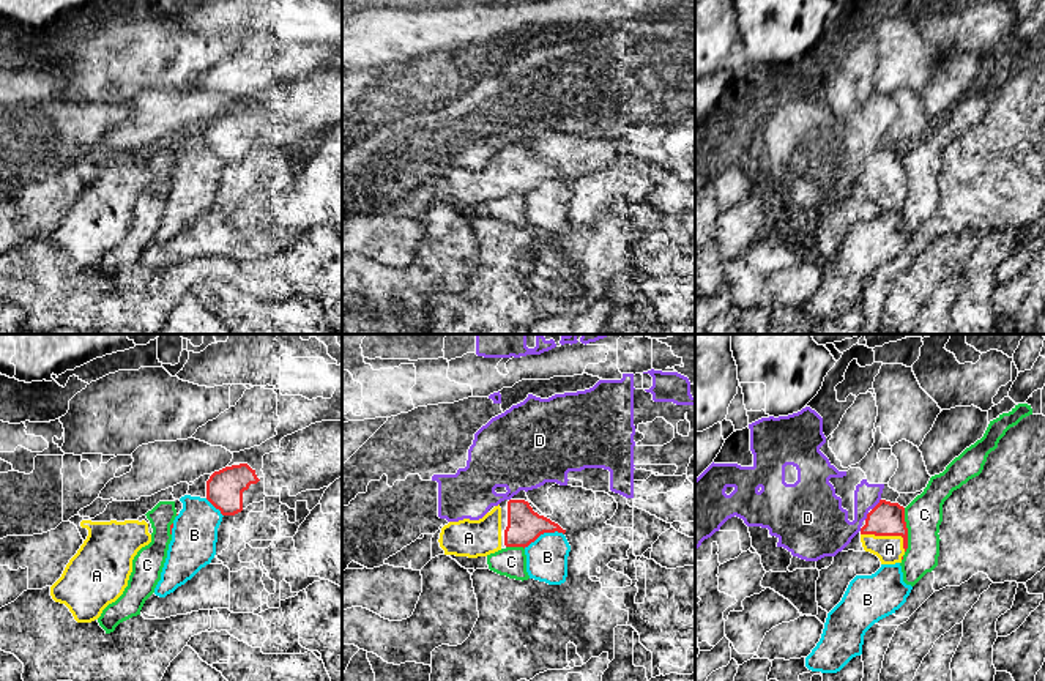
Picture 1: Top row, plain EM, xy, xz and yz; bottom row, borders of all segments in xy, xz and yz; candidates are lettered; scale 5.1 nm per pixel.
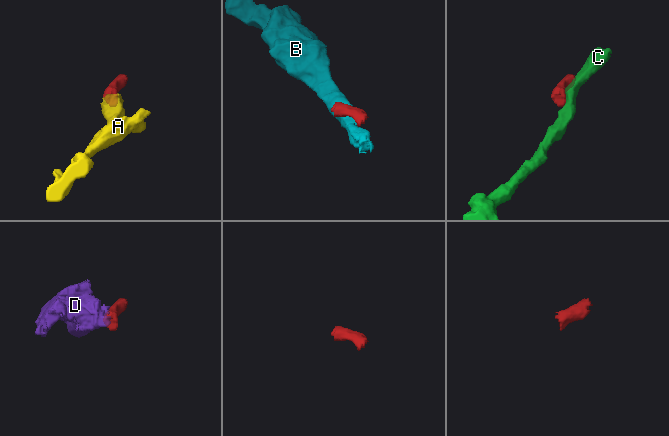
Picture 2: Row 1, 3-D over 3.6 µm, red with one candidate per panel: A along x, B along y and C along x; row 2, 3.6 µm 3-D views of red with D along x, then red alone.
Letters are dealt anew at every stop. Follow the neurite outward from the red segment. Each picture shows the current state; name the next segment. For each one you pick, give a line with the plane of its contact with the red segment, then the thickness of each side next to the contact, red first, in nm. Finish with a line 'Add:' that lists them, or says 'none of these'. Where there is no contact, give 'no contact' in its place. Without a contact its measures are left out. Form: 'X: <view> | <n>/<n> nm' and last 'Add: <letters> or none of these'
A: yz | 180/140 nm
Add: A

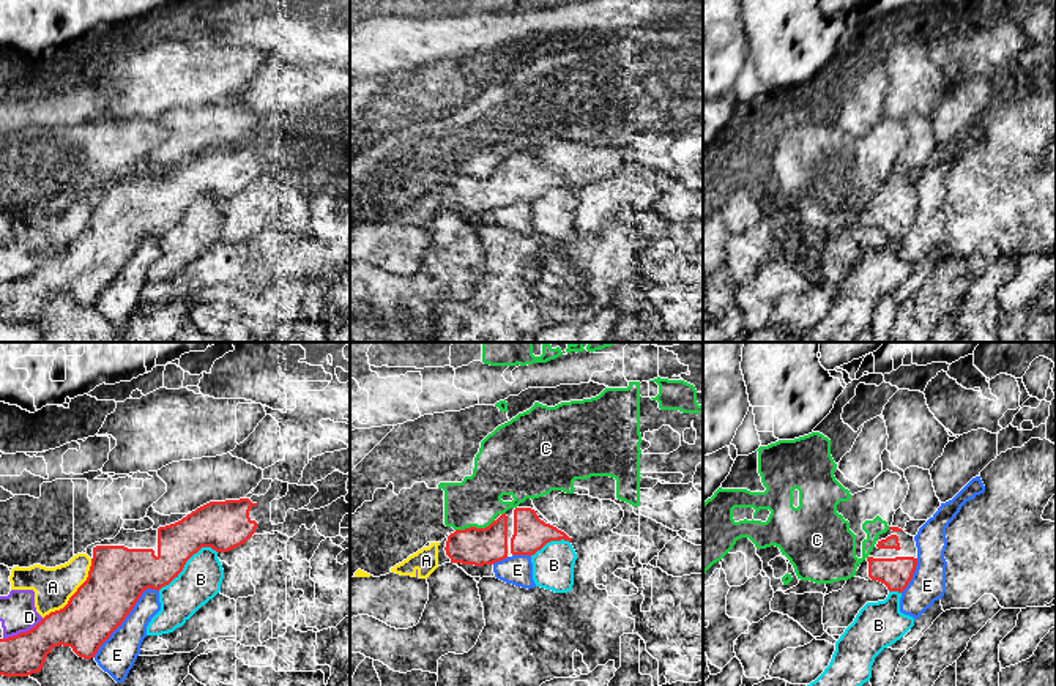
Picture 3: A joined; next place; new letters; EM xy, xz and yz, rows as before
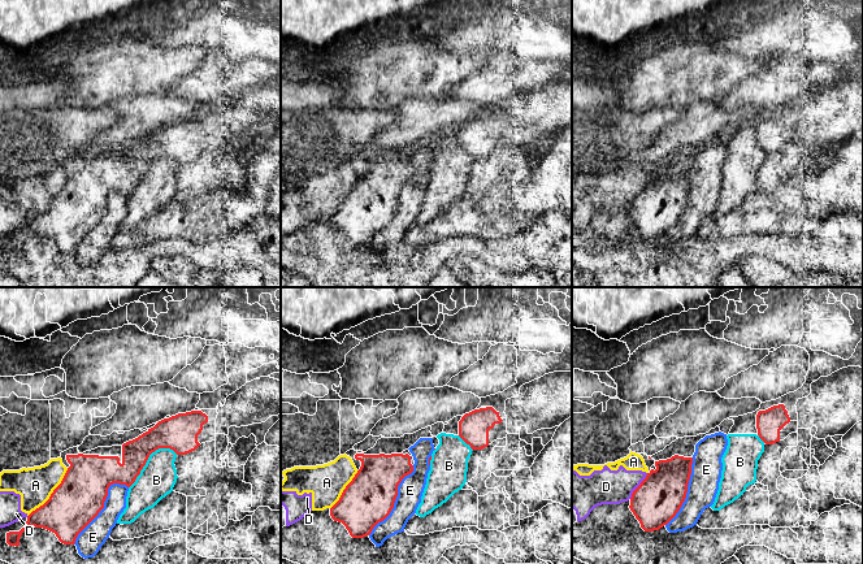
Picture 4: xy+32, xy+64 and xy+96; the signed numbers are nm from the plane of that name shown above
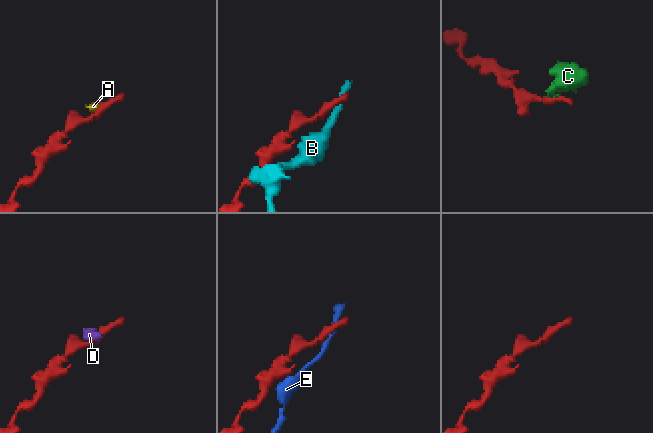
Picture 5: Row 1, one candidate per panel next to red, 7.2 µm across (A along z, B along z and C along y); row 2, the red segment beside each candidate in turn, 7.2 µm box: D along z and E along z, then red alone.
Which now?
Add: none of these

